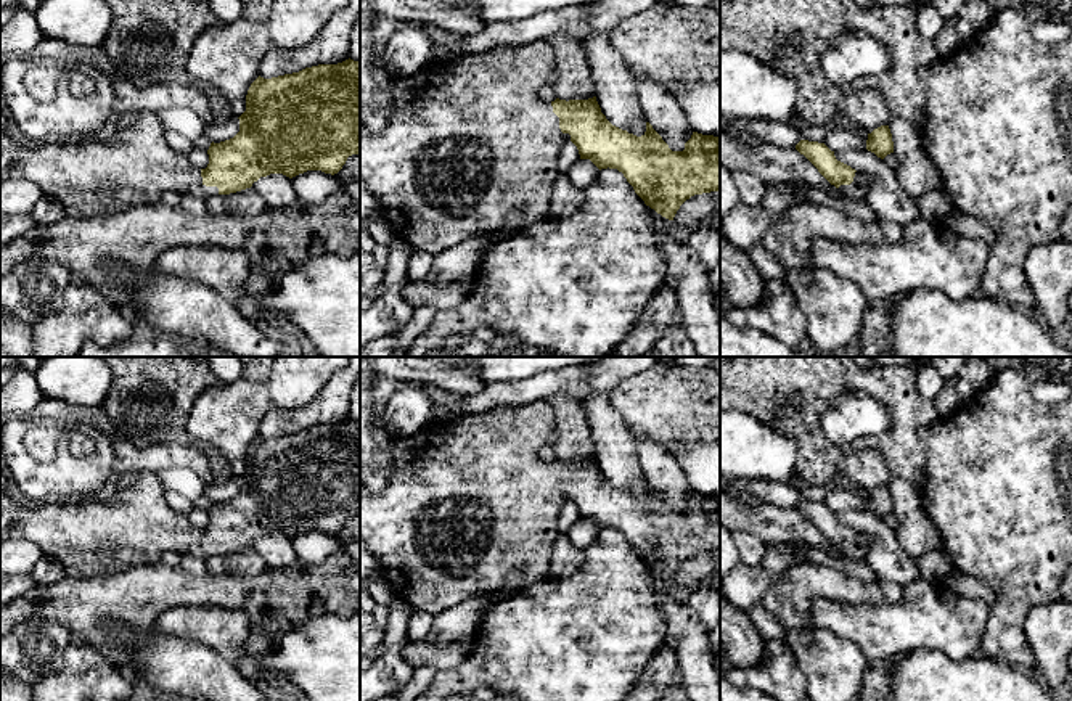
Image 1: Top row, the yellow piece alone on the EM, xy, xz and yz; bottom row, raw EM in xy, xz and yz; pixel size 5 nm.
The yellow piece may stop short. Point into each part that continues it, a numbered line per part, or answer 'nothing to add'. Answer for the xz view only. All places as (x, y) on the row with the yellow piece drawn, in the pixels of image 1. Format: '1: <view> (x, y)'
1: xz (468, 142)

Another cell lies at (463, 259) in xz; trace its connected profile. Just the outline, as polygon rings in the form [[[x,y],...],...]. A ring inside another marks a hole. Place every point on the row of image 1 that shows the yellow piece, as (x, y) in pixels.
[[[492,233],[471,235],[452,249],[436,256],[423,281],[429,286],[442,288],[461,277],[474,275],[489,248],[508,236],[497,238]]]

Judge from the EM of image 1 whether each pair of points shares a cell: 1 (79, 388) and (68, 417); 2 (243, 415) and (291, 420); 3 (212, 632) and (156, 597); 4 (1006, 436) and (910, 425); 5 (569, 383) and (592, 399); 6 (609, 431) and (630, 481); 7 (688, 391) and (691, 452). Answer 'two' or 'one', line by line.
1: two
2: two
3: two
4: two
5: two
6: one
7: two

